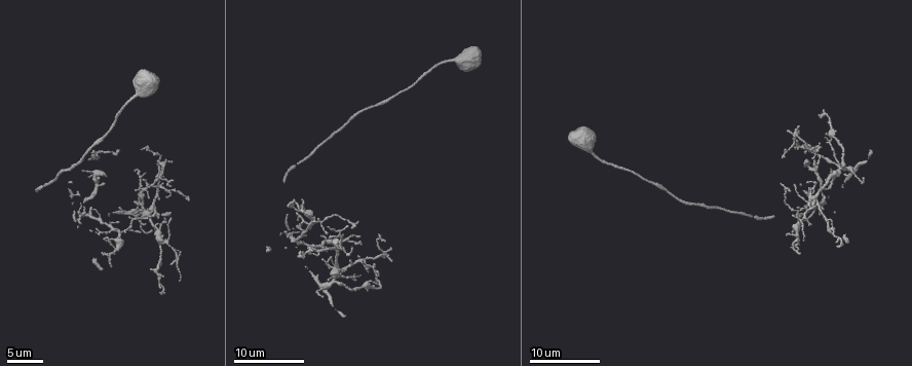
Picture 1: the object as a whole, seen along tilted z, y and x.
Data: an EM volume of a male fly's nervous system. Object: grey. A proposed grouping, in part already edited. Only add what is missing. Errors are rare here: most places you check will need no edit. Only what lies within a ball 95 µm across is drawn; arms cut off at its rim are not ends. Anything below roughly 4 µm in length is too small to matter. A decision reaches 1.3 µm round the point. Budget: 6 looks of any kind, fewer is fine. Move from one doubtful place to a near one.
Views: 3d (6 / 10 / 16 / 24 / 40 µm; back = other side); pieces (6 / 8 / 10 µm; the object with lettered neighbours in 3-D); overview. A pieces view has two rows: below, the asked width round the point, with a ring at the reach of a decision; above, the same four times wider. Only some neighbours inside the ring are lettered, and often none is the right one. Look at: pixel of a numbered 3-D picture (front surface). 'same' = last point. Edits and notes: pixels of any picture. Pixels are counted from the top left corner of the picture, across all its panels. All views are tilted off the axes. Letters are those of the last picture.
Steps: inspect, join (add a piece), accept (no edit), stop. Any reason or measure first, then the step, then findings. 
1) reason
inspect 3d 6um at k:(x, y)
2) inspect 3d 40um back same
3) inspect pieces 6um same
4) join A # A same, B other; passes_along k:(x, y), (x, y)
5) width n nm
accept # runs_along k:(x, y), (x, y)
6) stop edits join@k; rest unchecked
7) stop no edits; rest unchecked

free end
inspect pieces 10um at 1:(376, 273)

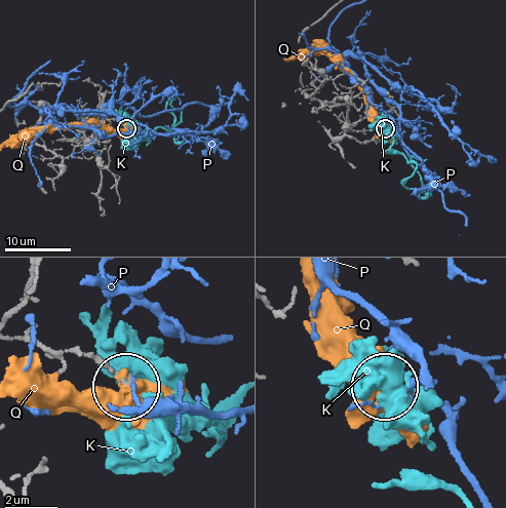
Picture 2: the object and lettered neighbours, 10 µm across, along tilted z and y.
width 150 nm
accept # K other, P other, Q other; runs_along 2:(14, 335), (103, 361), (126, 382); no lettered piece goes on from it

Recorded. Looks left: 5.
branch stops here
inspect pieces 6um at 1:(169, 185)

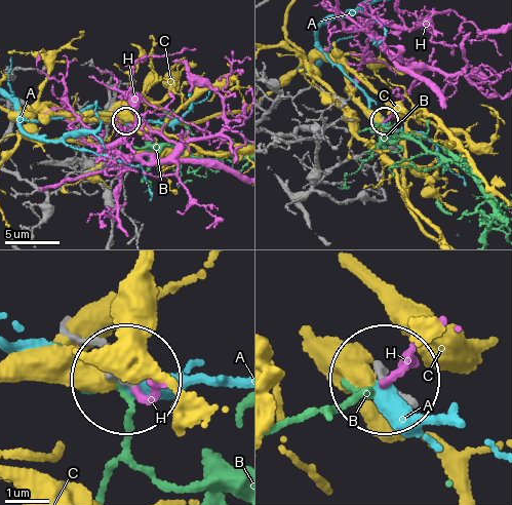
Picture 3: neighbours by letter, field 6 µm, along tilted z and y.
width 120 nm
accept # A other, B other, C other, H other; none of them fits

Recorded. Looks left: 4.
free end
inspect 3d 10um at 1:(110, 266)

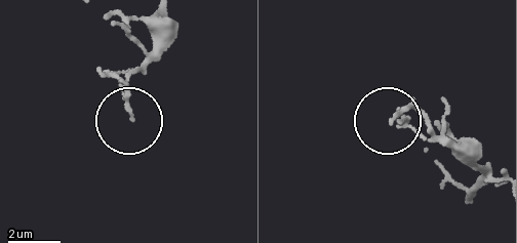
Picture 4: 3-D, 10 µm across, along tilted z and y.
inspect pieces 6um at 4:(131, 116)

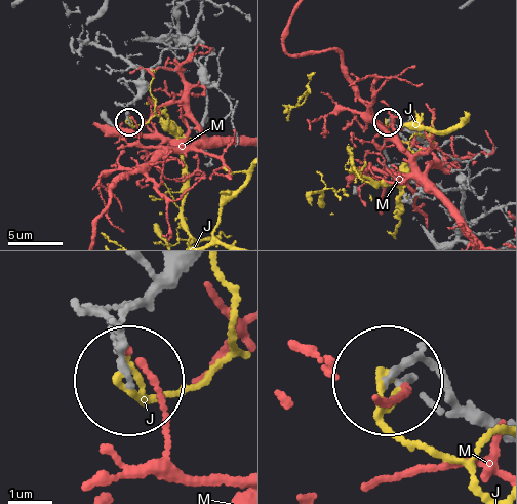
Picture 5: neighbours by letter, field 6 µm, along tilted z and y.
accept # J other, M other; no lettered piece goes on from it

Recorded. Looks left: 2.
stop no edits; rest unchecked

